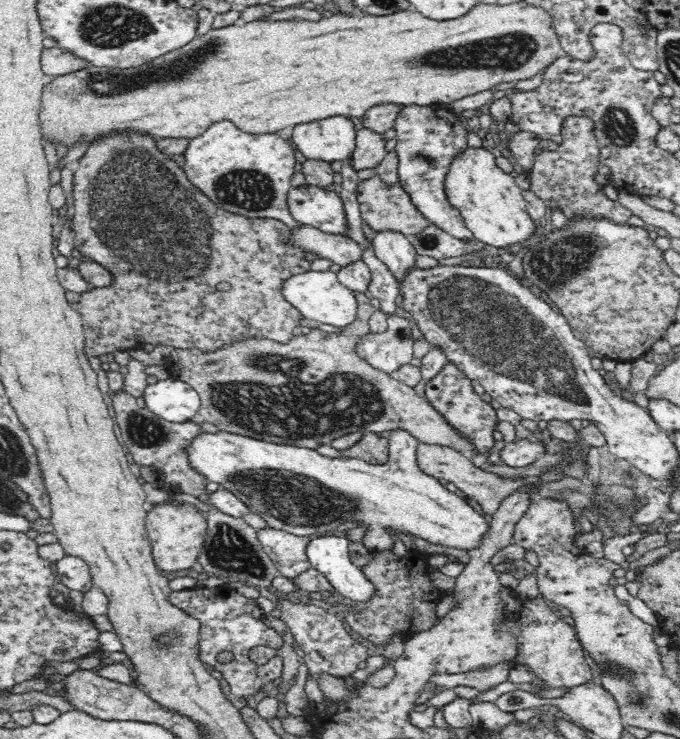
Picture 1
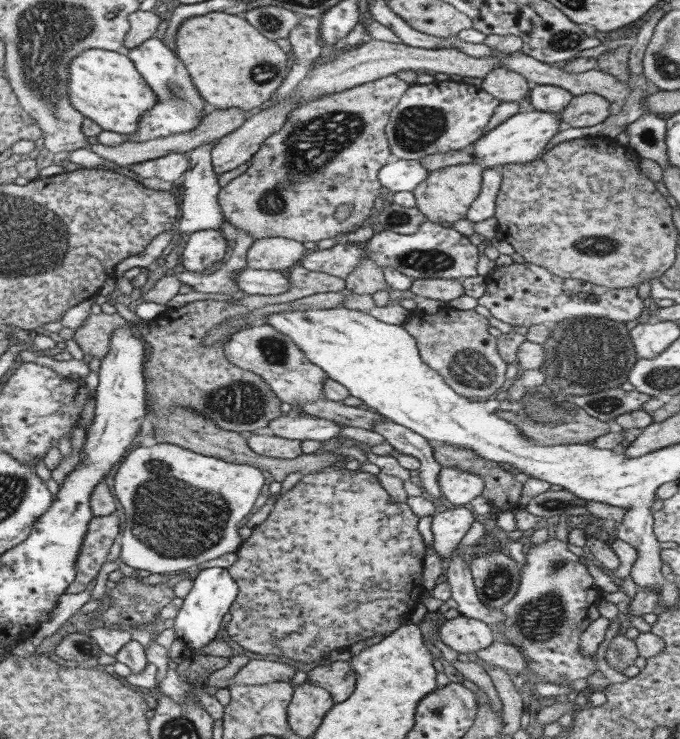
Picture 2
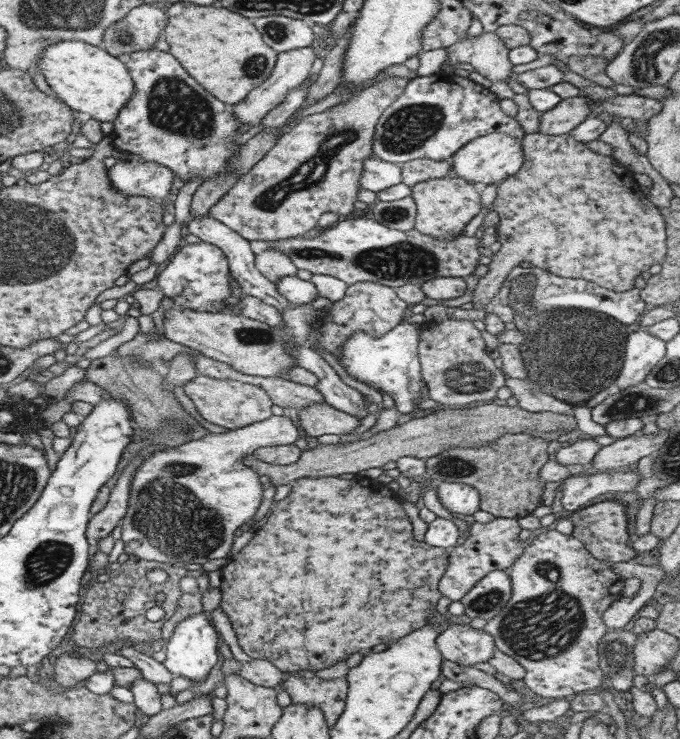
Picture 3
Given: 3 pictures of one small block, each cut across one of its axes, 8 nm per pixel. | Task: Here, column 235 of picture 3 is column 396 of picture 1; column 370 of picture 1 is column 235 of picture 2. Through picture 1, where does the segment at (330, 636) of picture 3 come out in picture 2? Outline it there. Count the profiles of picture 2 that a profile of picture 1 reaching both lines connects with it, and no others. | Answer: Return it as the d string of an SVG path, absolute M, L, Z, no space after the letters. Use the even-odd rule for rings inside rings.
M324 470L308 473L293 488L275 498L272 510L266 520L252 528L248 538L236 548L236 560L226 570L235 580L237 594L235 600L229 605L228 613L231 618L225 624L225 633L232 642L253 652L253 654L271 654L271 656L285 656L293 662L310 663L318 661L332 650L347 650L348 646L361 642L371 636L389 636L396 628L404 624L404 618L419 604L419 596L423 594L422 588L422 562L426 553L422 536L418 532L418 517L411 512L406 503L391 502L387 492L377 484L376 476L365 472L349 472L347 470Z

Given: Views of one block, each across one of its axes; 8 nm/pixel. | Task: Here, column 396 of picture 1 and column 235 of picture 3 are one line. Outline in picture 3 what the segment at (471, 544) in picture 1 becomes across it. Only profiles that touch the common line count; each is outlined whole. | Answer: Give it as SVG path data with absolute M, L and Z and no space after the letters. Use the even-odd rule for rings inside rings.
M271 415L265 420L259 422L254 422L247 426L242 426L241 428L236 428L225 432L224 434L208 434L199 438L197 440L192 440L191 442L186 442L180 446L174 448L167 448L159 452L155 452L149 458L145 458L145 461L133 471L133 477L131 477L129 499L127 499L127 511L121 520L121 537L123 542L123 557L128 555L133 555L134 557L141 557L146 561L153 561L156 563L167 563L167 564L202 564L206 560L213 560L213 558L223 558L229 552L231 548L231 543L235 538L233 532L245 524L257 511L259 505L261 504L261 497L263 496L263 488L261 488L261 482L259 482L258 476L245 476L246 467L243 464L243 458L247 455L252 455L252 453L257 450L257 448L265 447L266 445L289 445L293 444L296 439L299 438L297 428L292 424L288 417L285 415L275 416Z

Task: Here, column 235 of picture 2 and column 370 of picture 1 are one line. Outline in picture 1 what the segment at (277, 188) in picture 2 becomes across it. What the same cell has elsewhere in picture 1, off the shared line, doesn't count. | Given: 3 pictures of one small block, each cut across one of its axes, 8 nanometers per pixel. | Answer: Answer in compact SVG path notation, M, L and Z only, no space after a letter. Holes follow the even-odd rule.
M380 175L370 178L359 178L355 188L355 195L359 202L362 218L375 234L378 233L400 233L406 238L421 234L431 222L422 216L418 207L414 205L410 194L404 190L401 182L386 184Z

